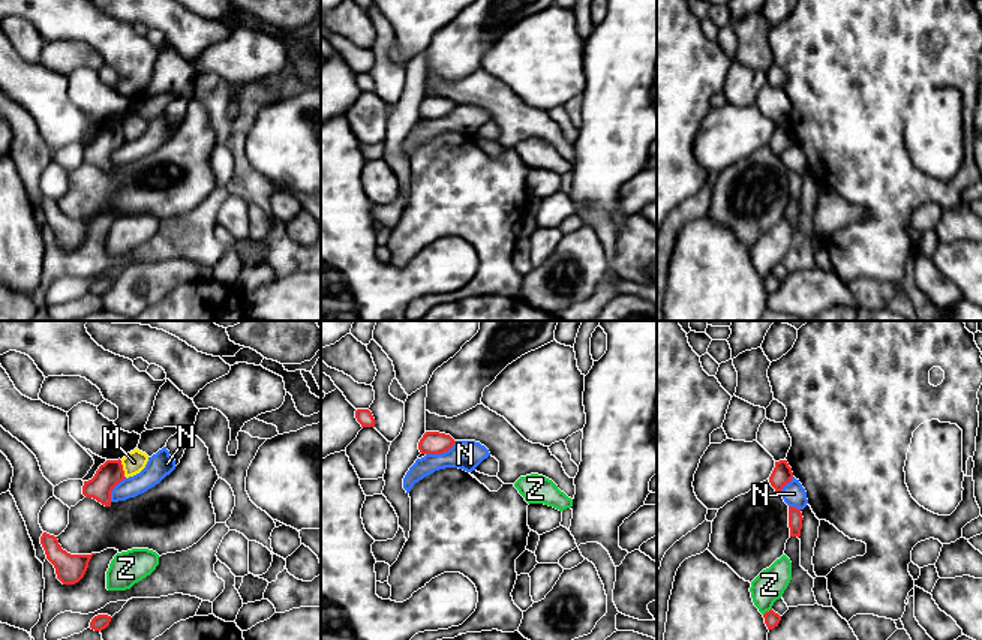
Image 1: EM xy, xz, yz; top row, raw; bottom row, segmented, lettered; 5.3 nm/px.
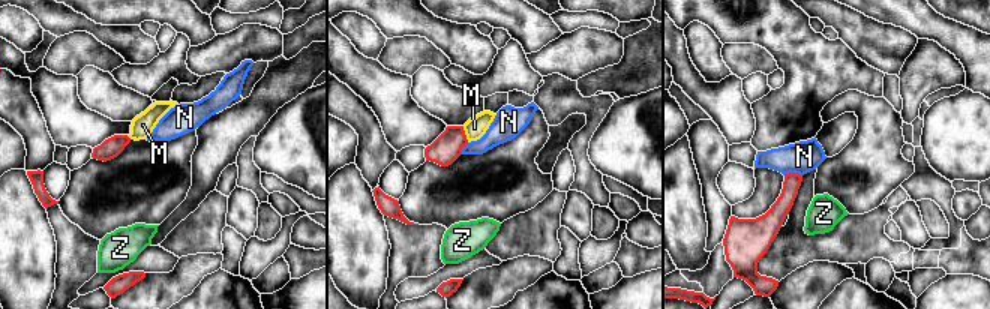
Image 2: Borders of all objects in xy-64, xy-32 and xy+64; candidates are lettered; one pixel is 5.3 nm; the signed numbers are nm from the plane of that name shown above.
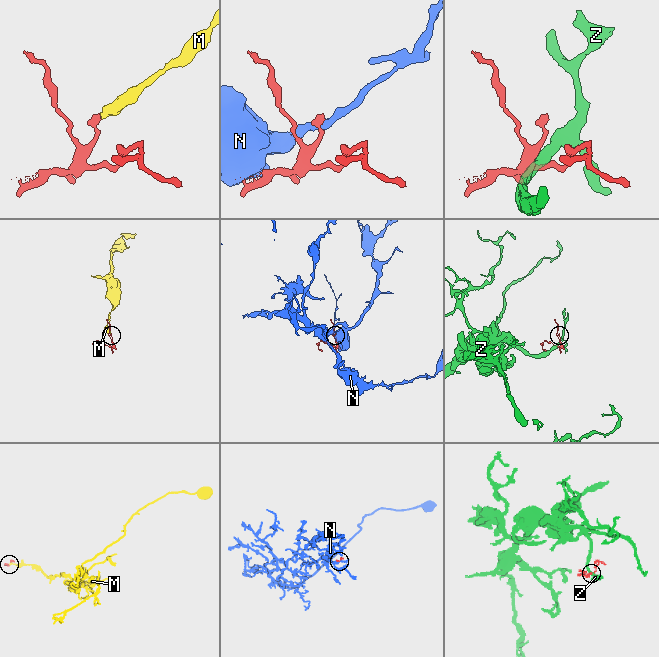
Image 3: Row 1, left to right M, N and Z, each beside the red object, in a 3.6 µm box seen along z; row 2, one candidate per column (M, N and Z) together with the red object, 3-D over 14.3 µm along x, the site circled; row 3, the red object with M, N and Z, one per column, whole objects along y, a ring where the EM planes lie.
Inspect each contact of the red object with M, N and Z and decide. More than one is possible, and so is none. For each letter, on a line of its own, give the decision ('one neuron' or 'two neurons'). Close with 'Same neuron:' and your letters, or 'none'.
M: one neuron
N: two neurons
Z: two neurons
Same neuron: M

